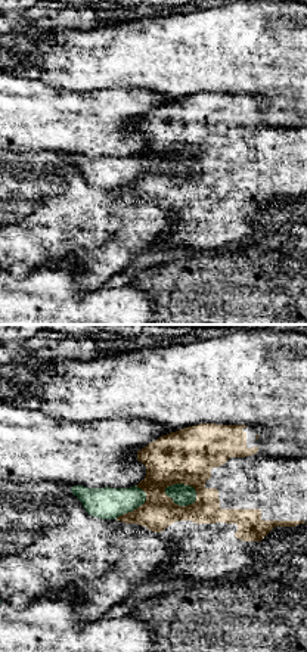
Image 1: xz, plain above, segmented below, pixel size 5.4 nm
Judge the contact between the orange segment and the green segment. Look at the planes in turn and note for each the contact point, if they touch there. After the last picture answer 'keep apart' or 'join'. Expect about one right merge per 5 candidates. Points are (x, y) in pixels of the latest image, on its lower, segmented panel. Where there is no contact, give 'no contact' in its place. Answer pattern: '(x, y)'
(177, 505)

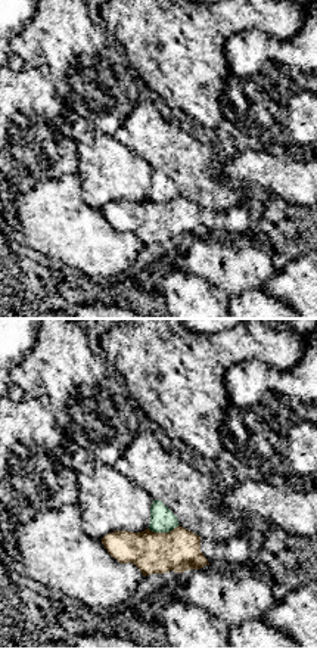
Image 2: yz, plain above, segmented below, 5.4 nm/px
(162, 533)

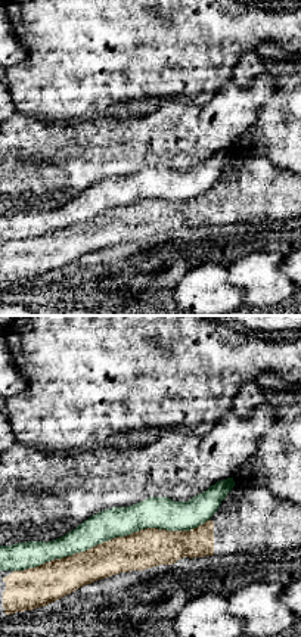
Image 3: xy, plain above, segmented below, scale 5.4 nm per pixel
(112, 538)

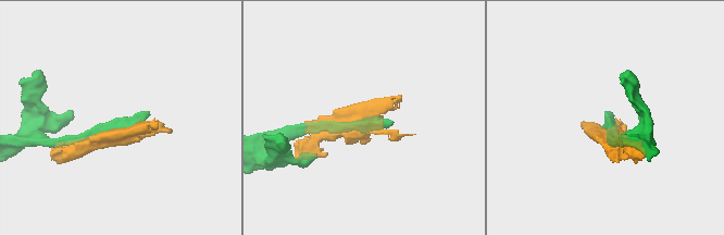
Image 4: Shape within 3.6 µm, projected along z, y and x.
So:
keep apart

